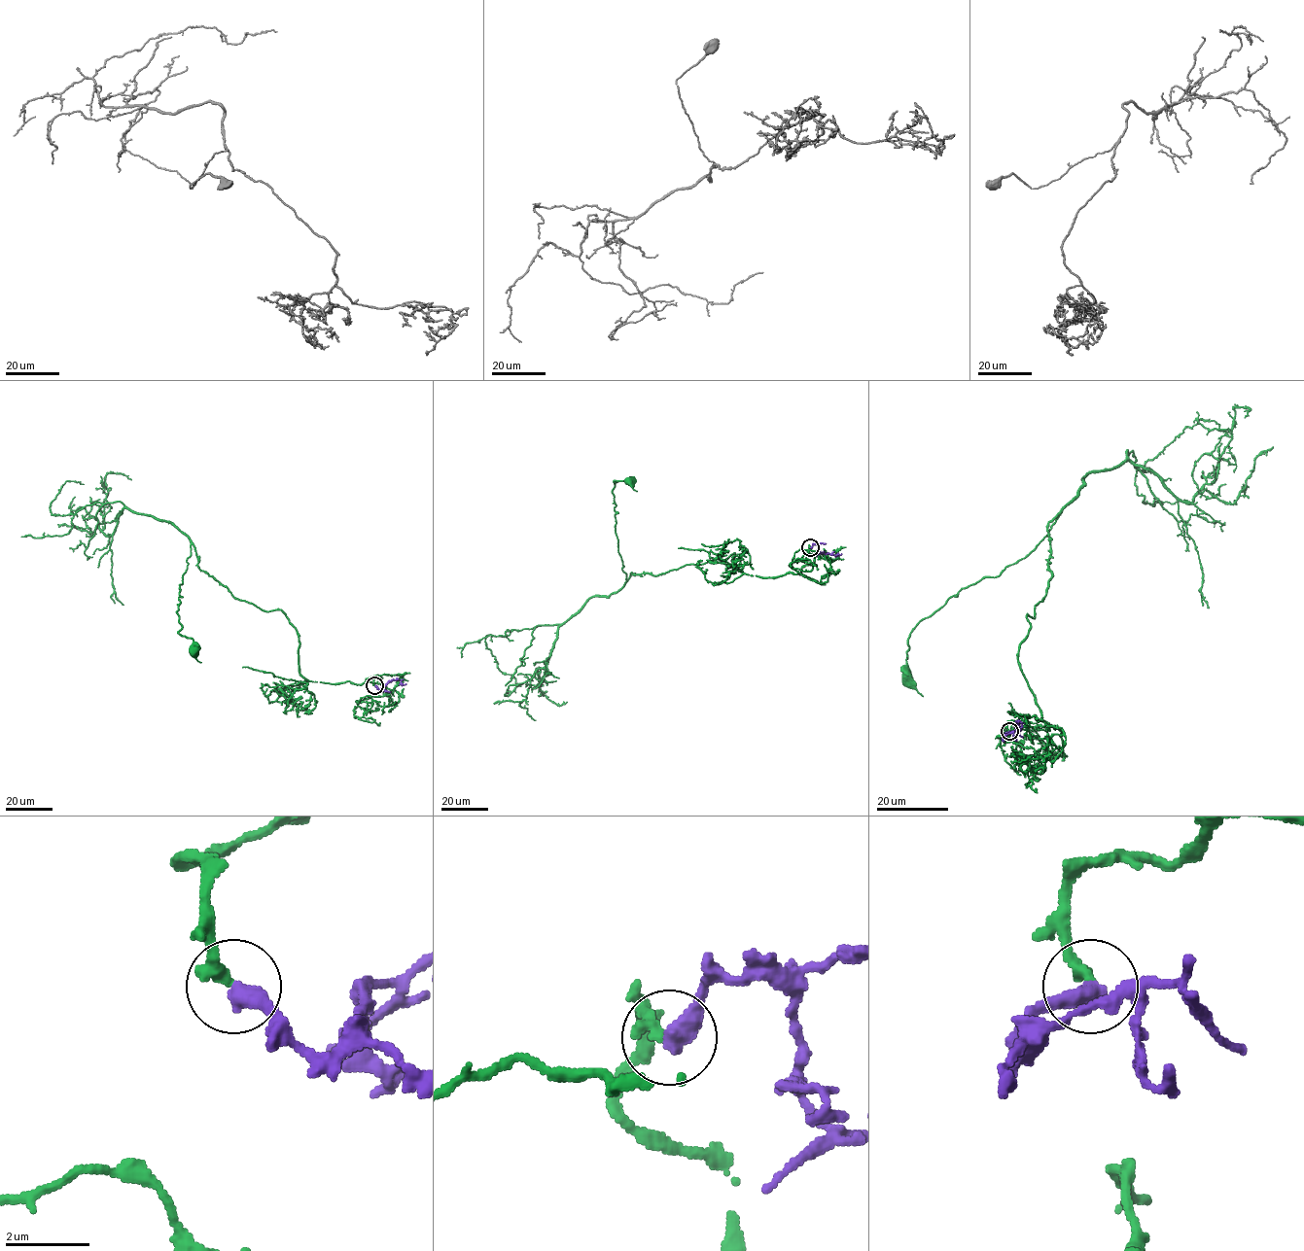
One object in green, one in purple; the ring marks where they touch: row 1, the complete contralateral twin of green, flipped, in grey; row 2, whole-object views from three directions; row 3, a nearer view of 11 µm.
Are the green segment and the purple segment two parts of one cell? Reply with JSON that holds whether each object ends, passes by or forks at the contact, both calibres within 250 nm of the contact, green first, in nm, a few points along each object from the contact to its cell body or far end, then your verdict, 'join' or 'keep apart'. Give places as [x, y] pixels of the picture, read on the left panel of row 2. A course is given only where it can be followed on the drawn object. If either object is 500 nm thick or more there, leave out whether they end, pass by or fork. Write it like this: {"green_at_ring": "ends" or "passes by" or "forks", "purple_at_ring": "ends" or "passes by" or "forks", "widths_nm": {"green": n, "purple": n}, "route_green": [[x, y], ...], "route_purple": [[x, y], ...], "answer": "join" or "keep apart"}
{"widths_nm": {"green": 320, "purple": 500}, "route_green": [[374, 685], [377, 675], [307, 680], [289, 619], [236, 599], [199, 569], [192, 543], [176, 613], [192, 650]], "route_purple": [[374, 685], [380, 689], [390, 680], [399, 679], [405, 683]], "answer": "join"}

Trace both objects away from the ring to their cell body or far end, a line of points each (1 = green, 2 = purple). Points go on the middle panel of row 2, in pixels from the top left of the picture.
1: (810, 547), (814, 562), (798, 573), (747, 574), (734, 553), (627, 579), (612, 489), (627, 480)
2: (810, 547), (816, 544), (820, 552), (836, 556), (841, 553)

